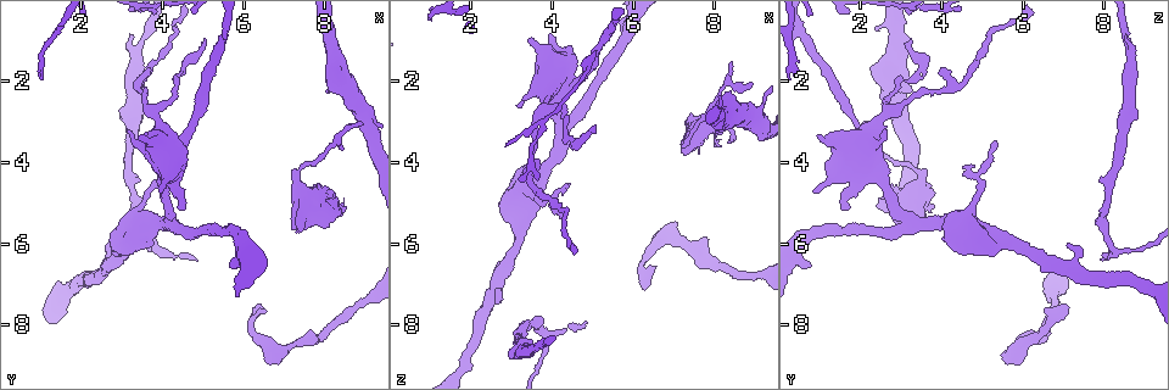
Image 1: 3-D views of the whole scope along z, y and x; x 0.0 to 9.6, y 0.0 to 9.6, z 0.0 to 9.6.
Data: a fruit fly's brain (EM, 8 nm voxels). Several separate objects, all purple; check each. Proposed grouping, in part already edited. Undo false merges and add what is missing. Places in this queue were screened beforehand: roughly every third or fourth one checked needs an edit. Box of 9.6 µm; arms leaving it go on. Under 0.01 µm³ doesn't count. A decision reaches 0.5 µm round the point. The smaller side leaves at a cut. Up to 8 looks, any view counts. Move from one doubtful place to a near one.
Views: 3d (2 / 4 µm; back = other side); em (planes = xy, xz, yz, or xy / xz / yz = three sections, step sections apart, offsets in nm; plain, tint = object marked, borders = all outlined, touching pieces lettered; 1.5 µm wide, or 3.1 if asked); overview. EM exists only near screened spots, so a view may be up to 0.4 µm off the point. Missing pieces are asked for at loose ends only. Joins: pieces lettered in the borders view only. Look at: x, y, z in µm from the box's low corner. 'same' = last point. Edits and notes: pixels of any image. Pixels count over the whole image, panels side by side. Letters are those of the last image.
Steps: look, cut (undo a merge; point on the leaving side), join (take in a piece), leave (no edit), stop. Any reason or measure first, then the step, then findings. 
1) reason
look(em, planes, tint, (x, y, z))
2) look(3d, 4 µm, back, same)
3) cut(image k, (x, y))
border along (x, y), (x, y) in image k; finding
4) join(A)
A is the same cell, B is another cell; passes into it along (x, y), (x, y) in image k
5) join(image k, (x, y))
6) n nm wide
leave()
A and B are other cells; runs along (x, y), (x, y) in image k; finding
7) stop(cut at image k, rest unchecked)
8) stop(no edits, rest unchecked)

free end
look(3d, 2 µm, (5.75, 6.55, 0.80))

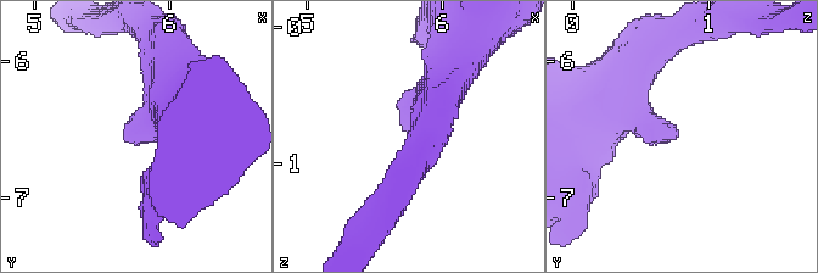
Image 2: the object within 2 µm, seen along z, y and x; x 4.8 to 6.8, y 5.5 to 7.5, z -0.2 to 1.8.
look(em, planes, borders, (5.80, 6.56, 0.78))

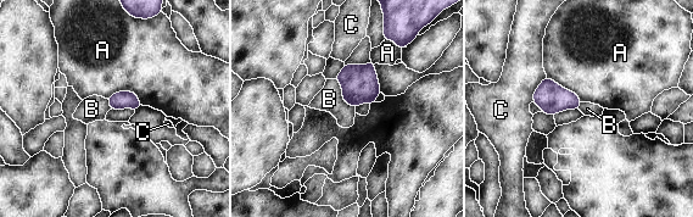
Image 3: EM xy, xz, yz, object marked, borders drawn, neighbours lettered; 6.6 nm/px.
leave()
A, B and C are other cells; border along (335, 78), (342, 99), (355, 107) in image 3; none of them fits

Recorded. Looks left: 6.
sudden change in width
look(3d, 2 µm, (6.30, 8.35, 6.40))

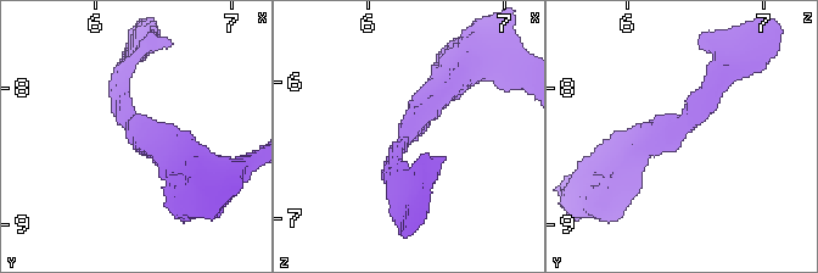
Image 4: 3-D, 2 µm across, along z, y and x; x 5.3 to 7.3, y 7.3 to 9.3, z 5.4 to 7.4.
look(em, planes, borders, (6.30, 8.32, 6.34))

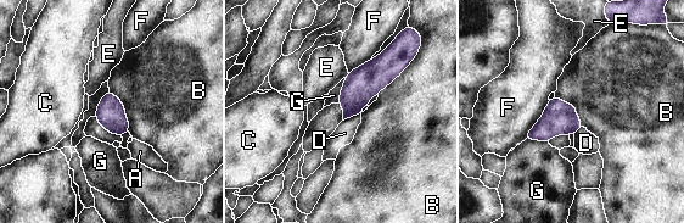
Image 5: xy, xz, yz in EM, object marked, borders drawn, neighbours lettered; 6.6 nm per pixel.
B touches over 300 nm
leave()
A, B, C, D, E, F and G are other cells; one neuron here

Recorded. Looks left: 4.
an open end
look(em, xy, step 8, tint, (3.55, 3.35, 0.95))

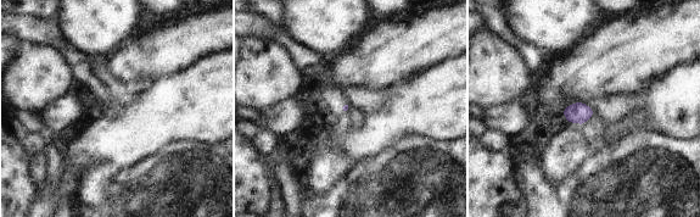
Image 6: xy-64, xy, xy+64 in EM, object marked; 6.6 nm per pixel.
cut it another way
look(em, planes, borders, same)

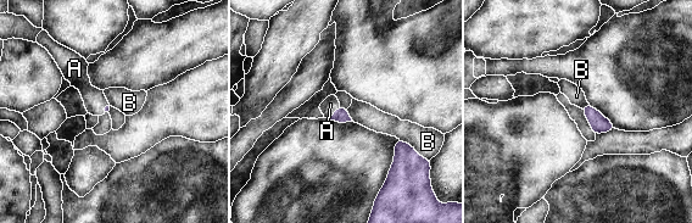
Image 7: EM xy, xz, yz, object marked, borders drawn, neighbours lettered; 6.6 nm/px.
join(A)
A is the same cell, B is another cell; passes into it along (341, 116), (334, 112), (330, 104) in image 7; the neuron continues

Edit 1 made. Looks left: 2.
stop(join at image 7, rest unchecked)

